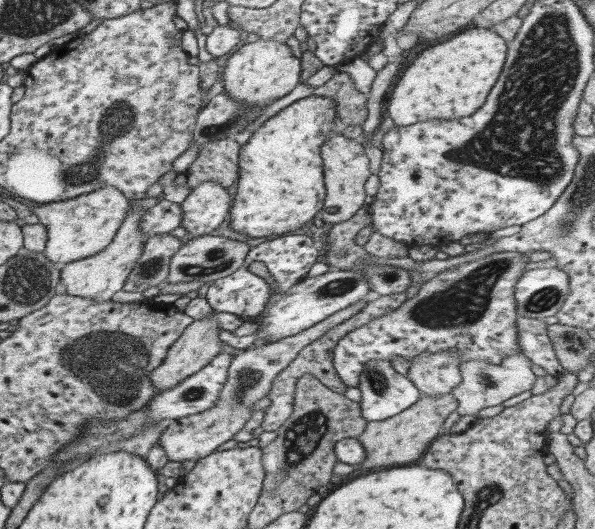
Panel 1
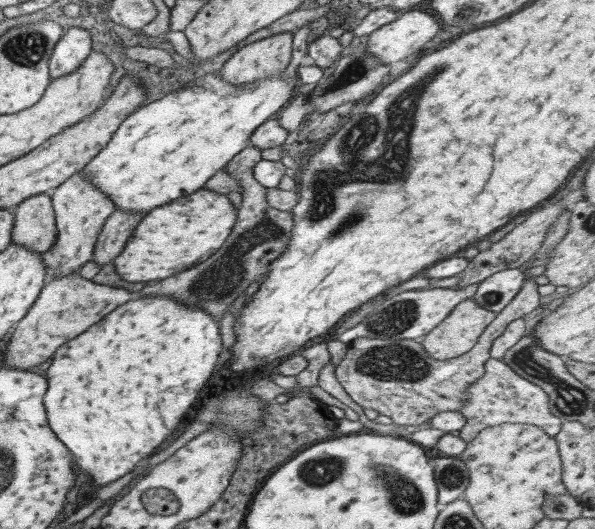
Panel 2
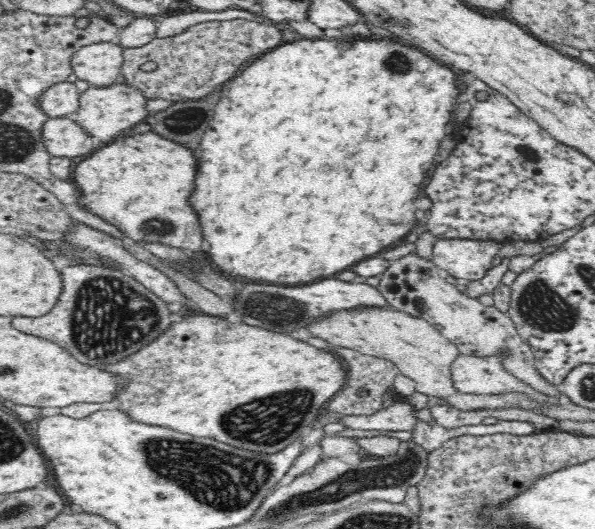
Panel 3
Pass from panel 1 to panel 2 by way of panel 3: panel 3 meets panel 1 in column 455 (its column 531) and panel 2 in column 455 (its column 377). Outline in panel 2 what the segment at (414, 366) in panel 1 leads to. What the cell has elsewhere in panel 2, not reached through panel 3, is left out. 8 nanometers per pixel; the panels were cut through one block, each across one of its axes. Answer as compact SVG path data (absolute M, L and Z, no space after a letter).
M554 202L542 209L538 209L536 212L530 213L525 221L517 224L515 228L501 240L481 245L481 251L478 252L474 258L468 259L468 261L470 261L468 268L461 274L458 274L458 276L461 277L461 281L452 289L465 288L466 286L470 286L470 284L480 283L485 278L488 278L488 276L492 276L492 274L496 274L501 270L520 268L538 252L538 248L540 248L542 242L544 242L544 236L546 236L548 228L558 220L558 216L566 209L566 206Z

